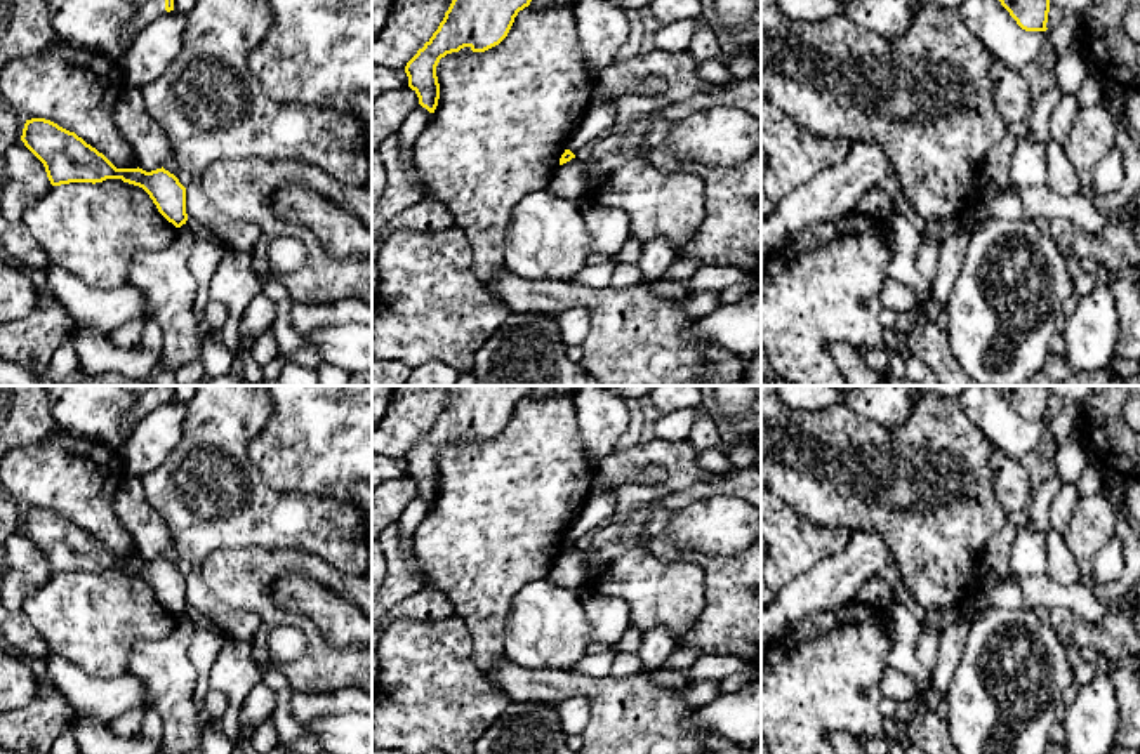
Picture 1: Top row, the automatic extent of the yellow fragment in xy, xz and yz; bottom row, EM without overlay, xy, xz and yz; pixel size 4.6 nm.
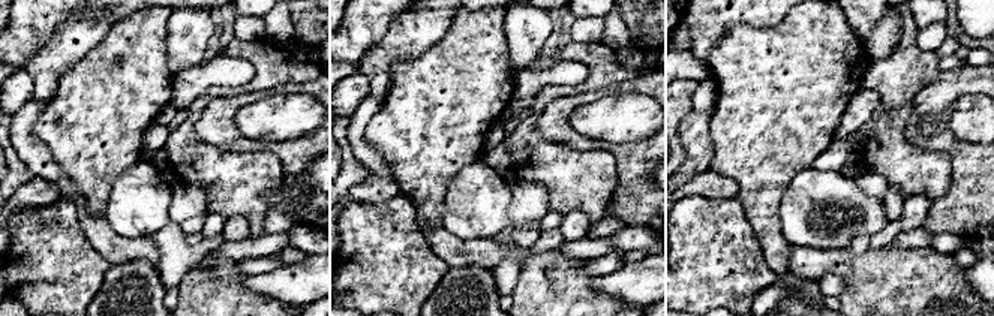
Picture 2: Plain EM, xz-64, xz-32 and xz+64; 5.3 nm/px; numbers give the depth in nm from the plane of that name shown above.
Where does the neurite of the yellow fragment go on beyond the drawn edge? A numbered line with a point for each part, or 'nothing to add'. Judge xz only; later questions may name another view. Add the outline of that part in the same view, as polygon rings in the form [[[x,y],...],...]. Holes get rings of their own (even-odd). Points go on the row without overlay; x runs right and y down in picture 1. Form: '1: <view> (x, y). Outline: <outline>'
nothing to add

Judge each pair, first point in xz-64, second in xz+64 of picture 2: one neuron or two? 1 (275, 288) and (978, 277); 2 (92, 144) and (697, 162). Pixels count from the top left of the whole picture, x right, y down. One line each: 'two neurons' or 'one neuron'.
1: one neuron
2: two neurons

